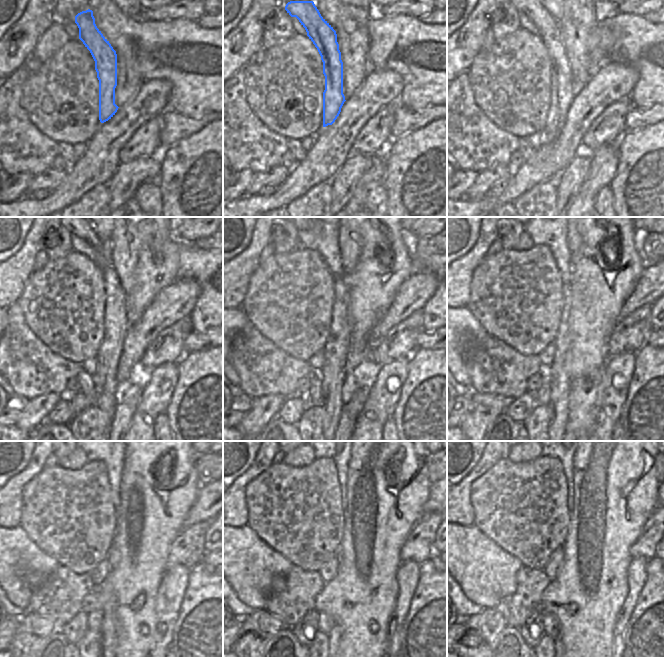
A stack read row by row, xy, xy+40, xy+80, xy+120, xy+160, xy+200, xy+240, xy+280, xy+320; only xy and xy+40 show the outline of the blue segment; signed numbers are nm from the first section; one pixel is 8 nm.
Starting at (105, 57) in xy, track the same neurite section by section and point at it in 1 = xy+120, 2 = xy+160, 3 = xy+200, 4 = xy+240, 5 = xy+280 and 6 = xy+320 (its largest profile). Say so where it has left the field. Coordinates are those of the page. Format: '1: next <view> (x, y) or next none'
1: next xy+120 (116, 324)
2: next xy+160 (334, 370)
3: next xy+200 (558, 384)
4: next xy+240 (108, 630)
5: next xy+280 (334, 636)
6: next xy+320 (558, 644)

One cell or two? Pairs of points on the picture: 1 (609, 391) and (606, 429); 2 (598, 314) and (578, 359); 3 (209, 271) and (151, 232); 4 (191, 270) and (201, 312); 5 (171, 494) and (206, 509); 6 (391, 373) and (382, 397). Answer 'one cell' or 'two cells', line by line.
1: one cell
2: one cell
3: two cells
4: one cell
5: two cells
6: one cell

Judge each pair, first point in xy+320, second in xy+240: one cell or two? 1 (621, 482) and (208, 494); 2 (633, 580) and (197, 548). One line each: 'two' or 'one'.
1: two
2: two

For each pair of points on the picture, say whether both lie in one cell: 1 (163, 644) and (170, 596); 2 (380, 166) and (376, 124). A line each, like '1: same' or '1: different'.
1: same
2: different

